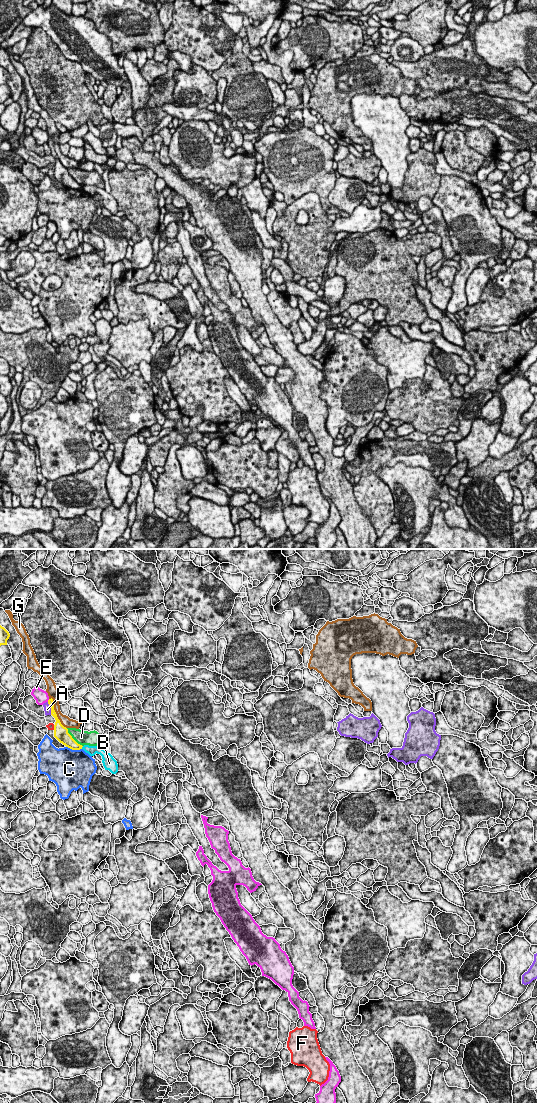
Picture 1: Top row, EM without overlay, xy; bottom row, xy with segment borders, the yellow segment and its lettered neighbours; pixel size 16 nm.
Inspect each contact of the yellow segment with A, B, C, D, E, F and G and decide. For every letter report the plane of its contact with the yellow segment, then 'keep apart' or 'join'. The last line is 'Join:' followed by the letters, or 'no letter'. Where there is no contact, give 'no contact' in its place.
A: xy | keep apart
B: xy | keep apart
C: xy | keep apart
D: xy | keep apart
E: xy | keep apart
F: xy | keep apart
G: xy | keep apart
Join: no letter

